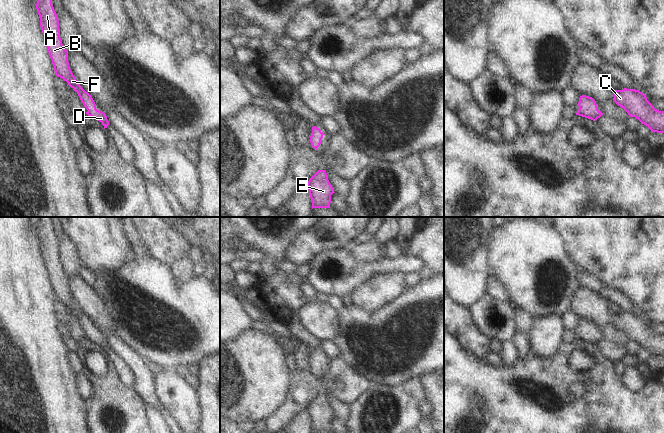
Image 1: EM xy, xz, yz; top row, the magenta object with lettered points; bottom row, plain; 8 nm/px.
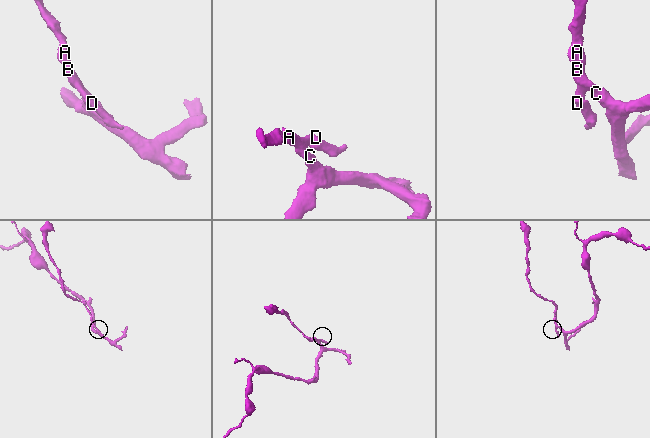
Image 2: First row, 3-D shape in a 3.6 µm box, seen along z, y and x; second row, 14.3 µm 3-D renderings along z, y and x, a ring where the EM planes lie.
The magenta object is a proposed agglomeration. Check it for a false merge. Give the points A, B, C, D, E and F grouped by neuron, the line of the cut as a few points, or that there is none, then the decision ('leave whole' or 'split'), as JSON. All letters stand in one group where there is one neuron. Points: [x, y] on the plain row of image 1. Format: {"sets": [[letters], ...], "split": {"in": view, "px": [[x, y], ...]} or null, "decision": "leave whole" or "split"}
{"sets": [["A", "B", "C", "D", "E", "F"]], "split": null, "decision": "leave whole"}

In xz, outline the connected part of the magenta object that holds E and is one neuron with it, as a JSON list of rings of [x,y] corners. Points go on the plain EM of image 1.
[[[318,394],[306,408],[313,432],[330,432],[331,419],[334,412],[328,404],[325,394]]]

